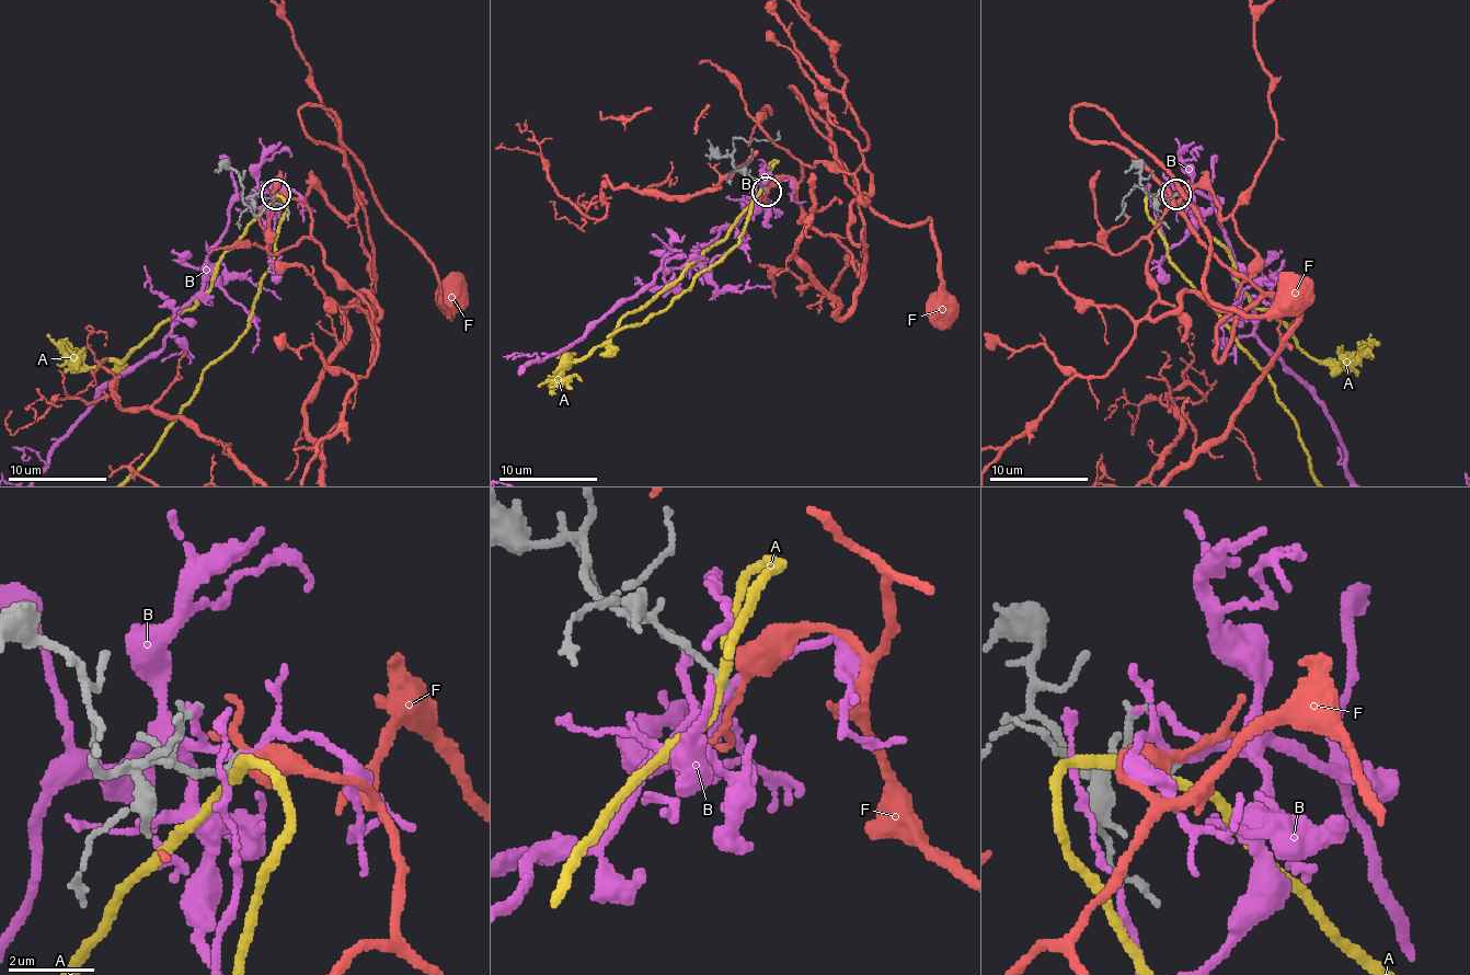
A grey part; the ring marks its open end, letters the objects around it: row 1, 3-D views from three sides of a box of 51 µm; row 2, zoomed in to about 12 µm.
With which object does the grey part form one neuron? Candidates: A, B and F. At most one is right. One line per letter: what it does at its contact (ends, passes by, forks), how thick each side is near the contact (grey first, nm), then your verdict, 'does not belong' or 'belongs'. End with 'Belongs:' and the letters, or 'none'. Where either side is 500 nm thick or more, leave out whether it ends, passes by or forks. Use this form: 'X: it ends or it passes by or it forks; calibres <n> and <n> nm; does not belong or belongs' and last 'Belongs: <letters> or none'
A: it passes by; calibres 180 and 240 nm; does not belong
B: it forks; calibres 170 and 140 nm; does not belong
F: it forks; calibres 160 and 220 nm; does not belong
Belongs: none

